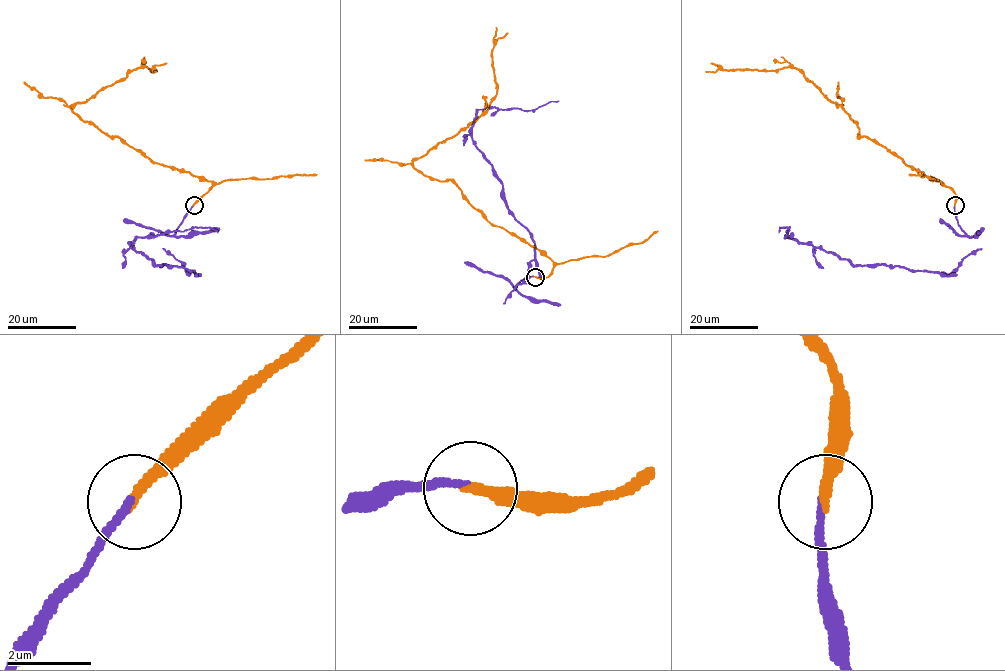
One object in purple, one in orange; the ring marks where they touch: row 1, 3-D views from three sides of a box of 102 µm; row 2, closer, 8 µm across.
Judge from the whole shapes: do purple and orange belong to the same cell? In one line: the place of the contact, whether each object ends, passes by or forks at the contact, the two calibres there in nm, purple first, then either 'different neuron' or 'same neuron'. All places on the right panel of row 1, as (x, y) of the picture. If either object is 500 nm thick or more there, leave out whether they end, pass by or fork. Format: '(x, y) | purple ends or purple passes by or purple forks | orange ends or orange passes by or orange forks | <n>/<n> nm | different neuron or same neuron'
(955, 205) | purple ends | orange ends | 180/240 nm | same neuron

